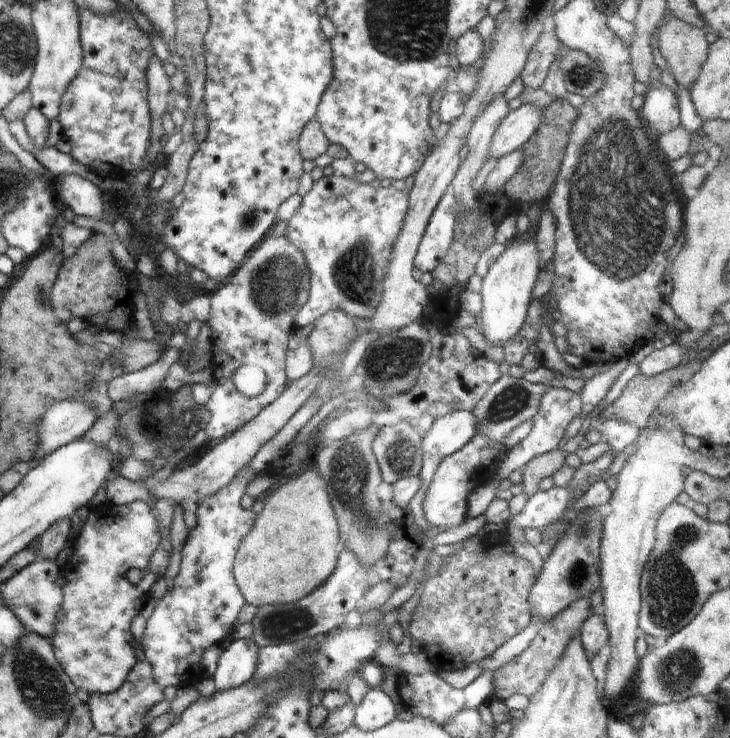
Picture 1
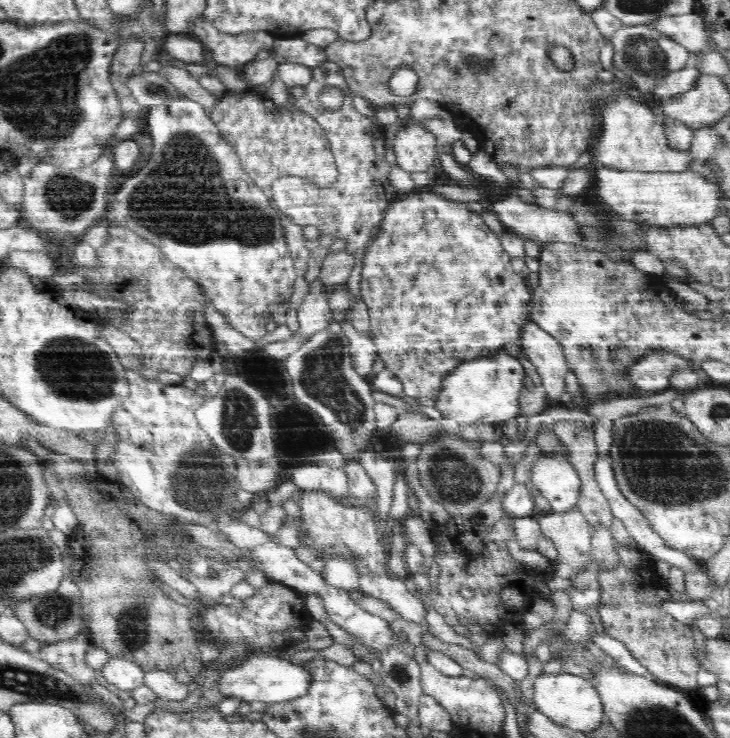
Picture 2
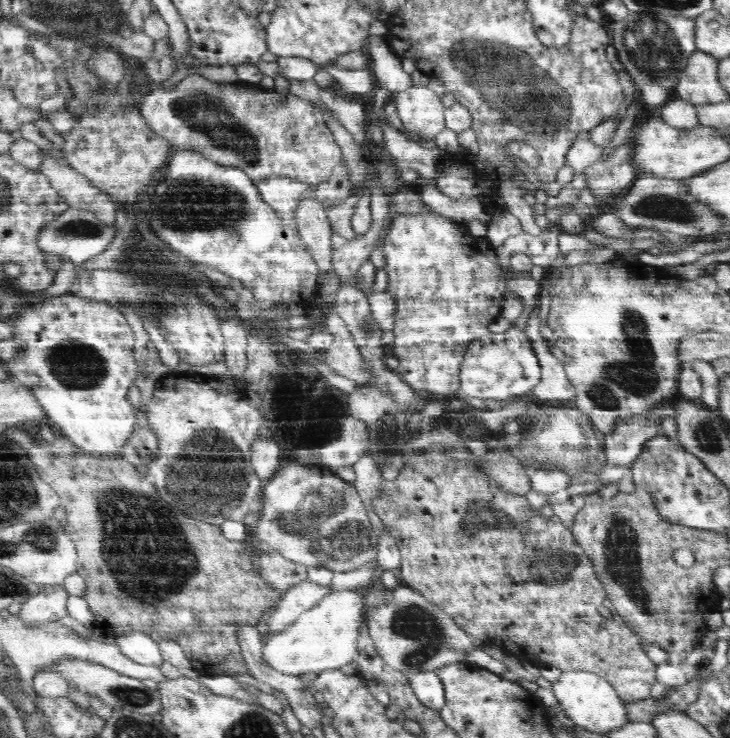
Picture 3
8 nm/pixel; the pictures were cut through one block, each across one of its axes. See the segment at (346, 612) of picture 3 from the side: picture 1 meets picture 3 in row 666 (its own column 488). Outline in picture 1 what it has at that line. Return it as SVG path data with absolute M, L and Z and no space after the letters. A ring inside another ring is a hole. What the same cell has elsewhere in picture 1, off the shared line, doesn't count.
M519 235L507 244L498 260L489 268L488 274L482 279L479 294L483 307L476 318L477 327L485 340L492 345L501 344L522 328L532 302L532 289L538 274L544 269L538 263L538 248L535 238L519 239Z

